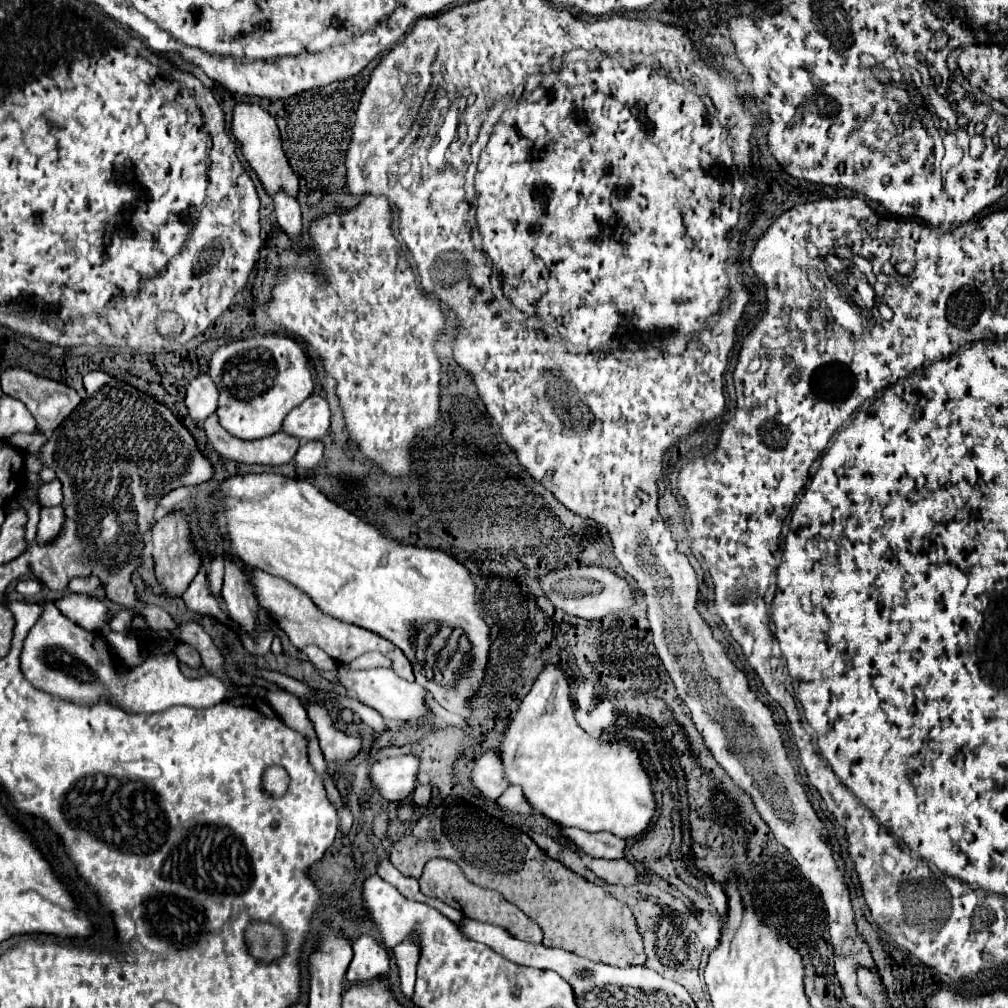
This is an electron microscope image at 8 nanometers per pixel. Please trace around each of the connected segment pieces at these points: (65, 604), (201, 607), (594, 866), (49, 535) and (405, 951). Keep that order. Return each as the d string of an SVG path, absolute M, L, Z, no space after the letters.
M65 594L59 600L55 600L55 606L71 622L79 624L85 630L97 632L97 634L101 634L107 640L107 636L103 634L105 620L109 616L109 610L107 610L107 604L105 602L101 602L101 600L93 598L93 596Z
M199 570L197 576L191 580L189 588L181 594L187 610L203 614L203 616L213 616L221 622L225 622L223 618L223 610L219 608L219 600L217 596L211 592L209 582L207 582L207 570Z
M603 858L589 860L587 868L591 868L607 884L621 884L621 886L639 884L639 872L635 864L631 864L625 858L623 860L603 860Z
M63 506L41 508L41 520L37 526L37 544L51 544L63 530L65 510Z
M407 942L401 946L393 948L395 962L399 966L399 980L401 980L401 992L411 998L413 986L415 986L415 970L417 970L417 960L419 960L419 950Z

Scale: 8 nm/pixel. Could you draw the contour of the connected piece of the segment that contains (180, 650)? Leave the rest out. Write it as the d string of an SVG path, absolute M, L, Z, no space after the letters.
M177 644L177 646L173 648L173 652L175 652L175 656L177 656L179 662L185 662L185 664L189 664L189 666L193 666L193 668L197 668L197 666L201 664L199 652L197 652L193 646L189 646L189 644Z

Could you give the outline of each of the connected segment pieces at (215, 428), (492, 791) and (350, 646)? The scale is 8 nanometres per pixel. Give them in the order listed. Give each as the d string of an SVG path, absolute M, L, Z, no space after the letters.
M211 414L203 422L203 428L207 440L223 458L245 462L245 464L269 464L269 466L289 464L301 444L297 436L289 436L285 432L275 432L271 436L253 442L235 438L225 428L221 428L217 414Z
M489 750L485 752L477 762L471 772L473 784L479 788L479 792L491 800L497 800L501 792L509 786L503 764L499 762L499 750Z
M253 570L251 572L251 582L253 582L253 588L255 588L257 602L271 612L271 616L277 622L277 626L289 636L293 646L305 648L309 644L315 644L323 652L327 652L335 662L341 662L341 664L347 664L347 662L359 658L365 652L377 650L377 652L381 652L383 656L387 656L391 660L391 668L393 668L395 674L399 674L407 682L415 680L411 662L389 640L385 640L385 638L381 638L381 636L377 636L377 634L365 630L365 628L359 628L355 624L347 624L343 620L337 620L337 618L321 612L321 608L315 606L305 592L301 592L299 588L295 588L293 584L289 584L287 580L283 580L279 576L271 576L271 574L263 572L263 570Z

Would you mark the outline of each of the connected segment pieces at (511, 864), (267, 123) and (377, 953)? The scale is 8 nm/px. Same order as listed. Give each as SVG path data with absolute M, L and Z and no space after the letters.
M451 796L443 800L431 814L421 816L415 824L413 832L403 840L397 840L389 848L389 860L395 868L405 874L419 878L423 866L433 858L447 858L453 860L465 874L465 878L477 886L491 888L503 894L503 898L515 904L521 912L525 912L533 922L537 922L543 930L543 944L551 948L563 948L567 952L575 952L583 958L591 958L595 962L603 962L609 966L643 966L647 956L643 950L643 938L637 930L637 922L627 904L613 898L601 886L587 882L583 876L575 874L573 870L565 868L557 860L549 858L525 832L519 828L507 826L505 822L497 820L495 816L487 814L483 808Z
M247 104L235 106L233 136L241 142L241 152L243 152L245 160L255 170L257 178L261 180L261 184L269 196L275 196L277 192L285 192L293 198L299 196L299 180L293 174L293 168L287 162L287 156L283 154L281 136L279 136L275 118L269 112L265 112L259 106L247 106Z
M359 936L353 942L353 960L347 968L345 980L365 982L383 976L389 972L389 964L391 964L389 952L373 936Z

